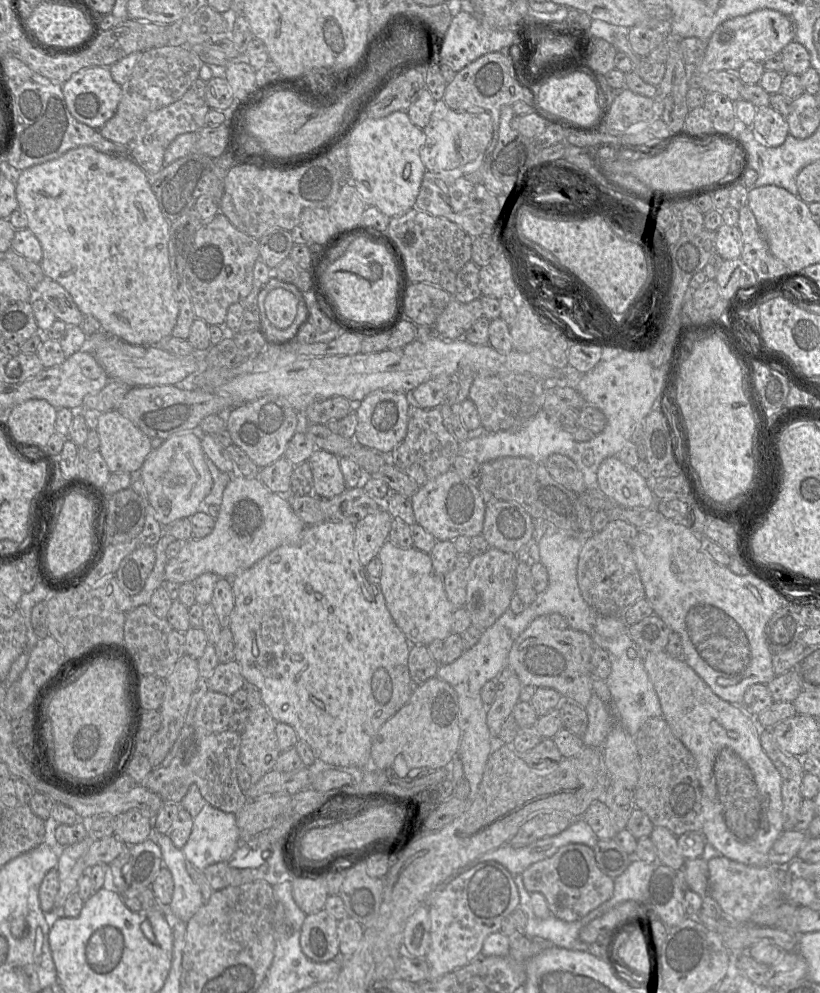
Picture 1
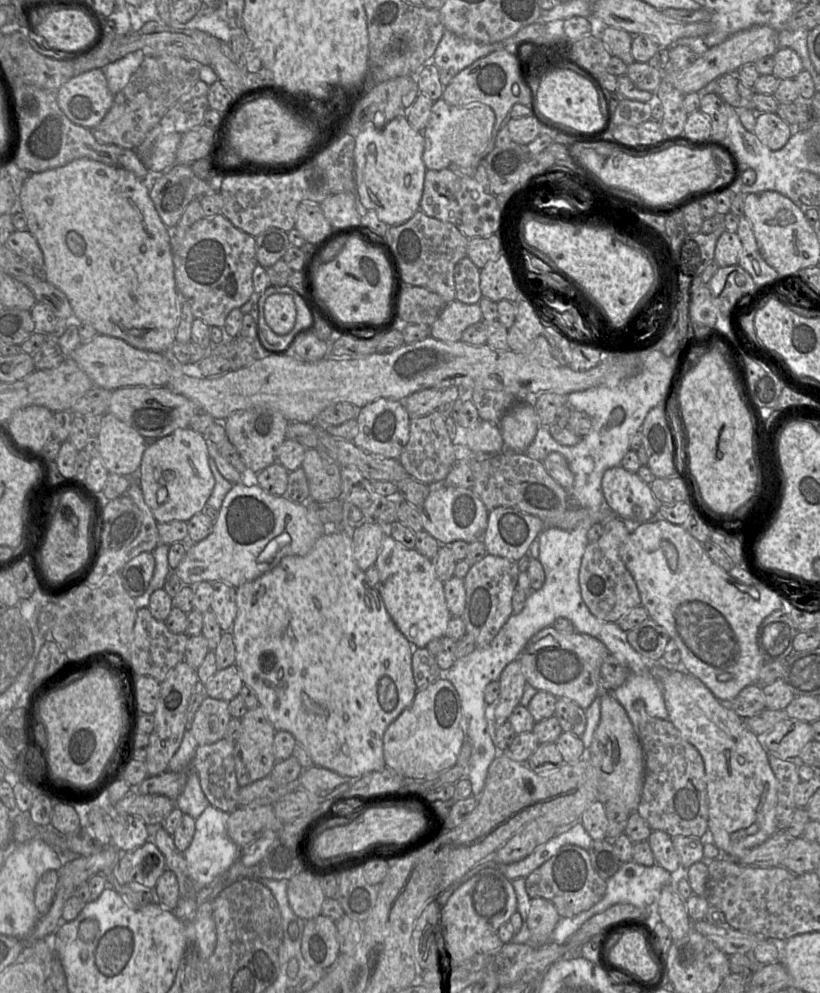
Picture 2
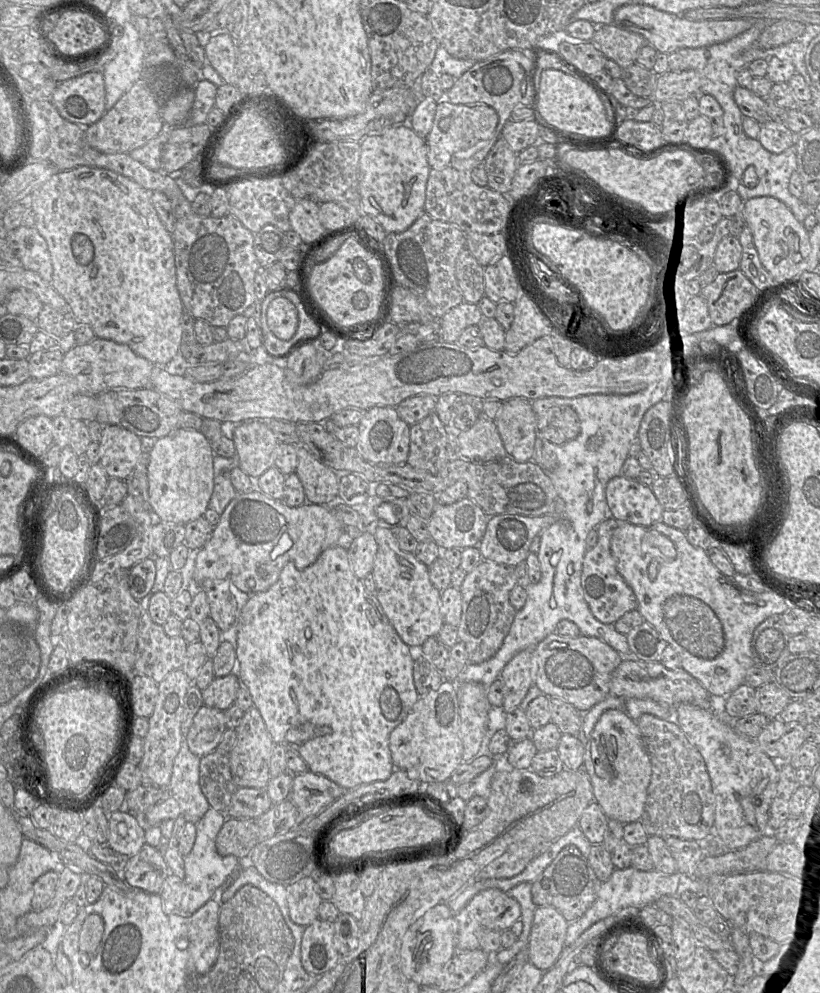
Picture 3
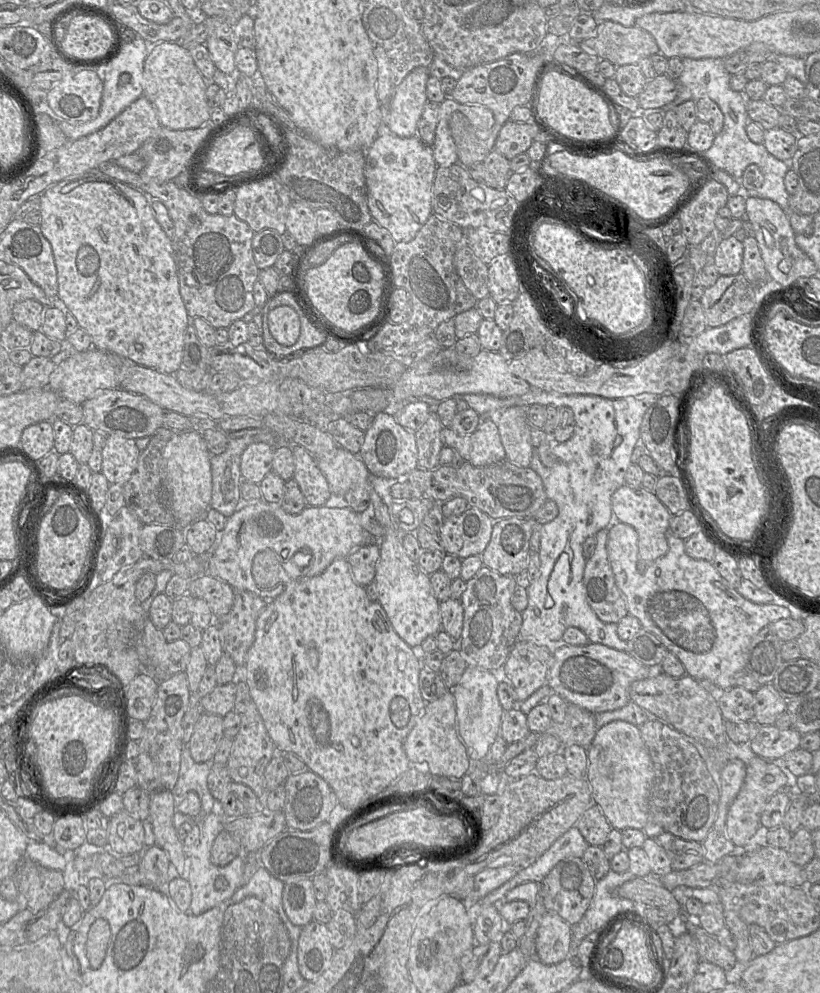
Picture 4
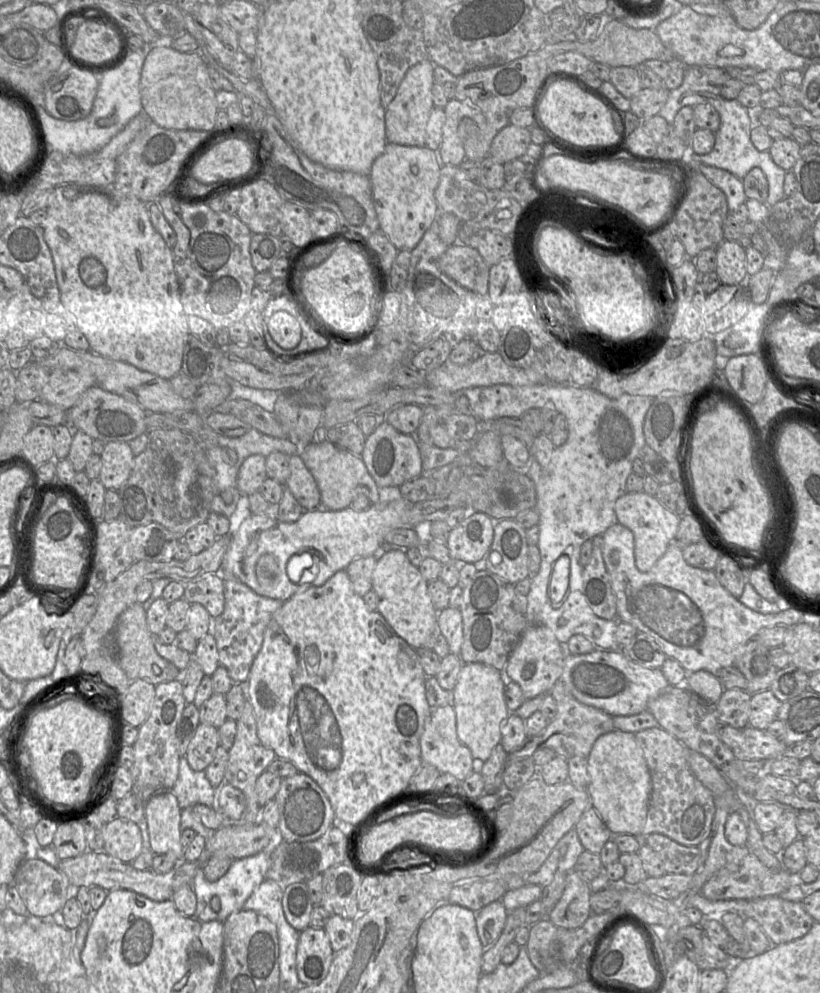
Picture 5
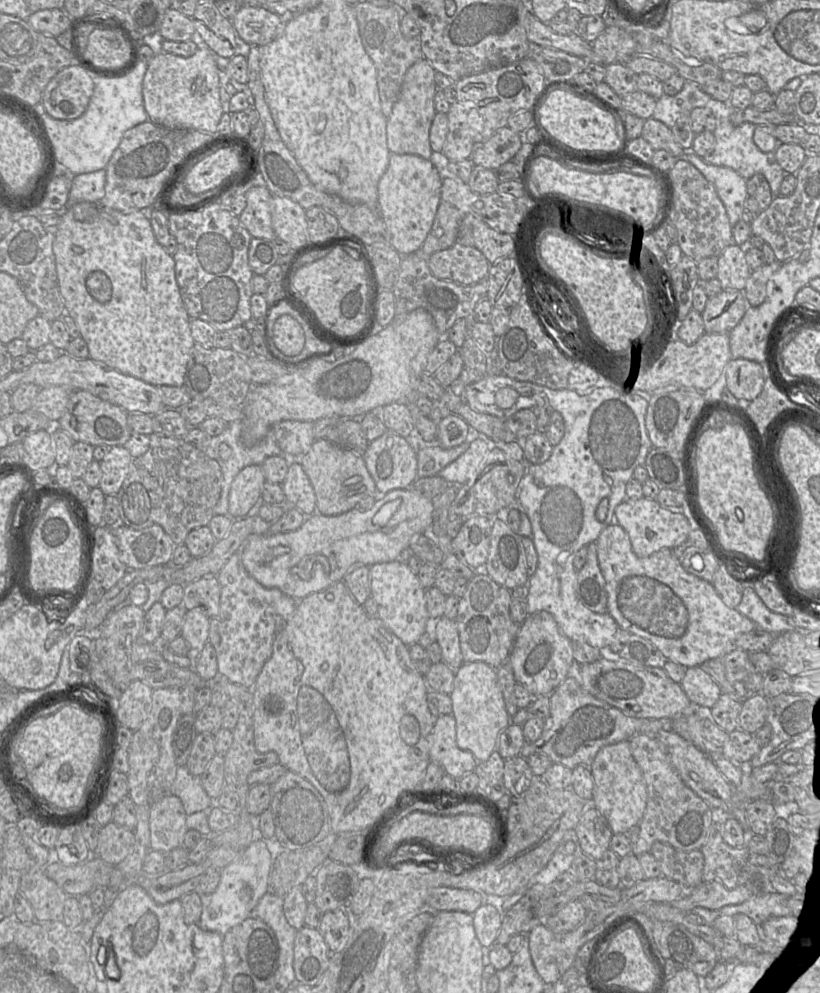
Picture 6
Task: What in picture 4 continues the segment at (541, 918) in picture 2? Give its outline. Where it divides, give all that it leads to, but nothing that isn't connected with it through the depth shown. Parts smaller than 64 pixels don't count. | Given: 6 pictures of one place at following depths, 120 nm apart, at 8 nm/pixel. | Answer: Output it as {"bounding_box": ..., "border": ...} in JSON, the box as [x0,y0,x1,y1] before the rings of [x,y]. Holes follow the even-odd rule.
{"bounding_box":[535,912,572,965],"border":[[[546,912],[536,934],[535,957],[545,965],[555,965],[572,955],[571,926],[554,912]]]}

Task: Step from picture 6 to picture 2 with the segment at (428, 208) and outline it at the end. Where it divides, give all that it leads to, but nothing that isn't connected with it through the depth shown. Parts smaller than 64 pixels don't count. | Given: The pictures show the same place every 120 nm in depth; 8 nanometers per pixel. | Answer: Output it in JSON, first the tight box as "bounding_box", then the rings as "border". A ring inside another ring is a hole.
{"bounding_box":[354,116,425,226],"border":[[[405,116],[391,120],[382,130],[365,129],[355,137],[354,163],[356,195],[365,210],[373,210],[388,226],[397,226],[411,219],[420,210],[425,173],[423,161],[424,137],[416,131]]]}

